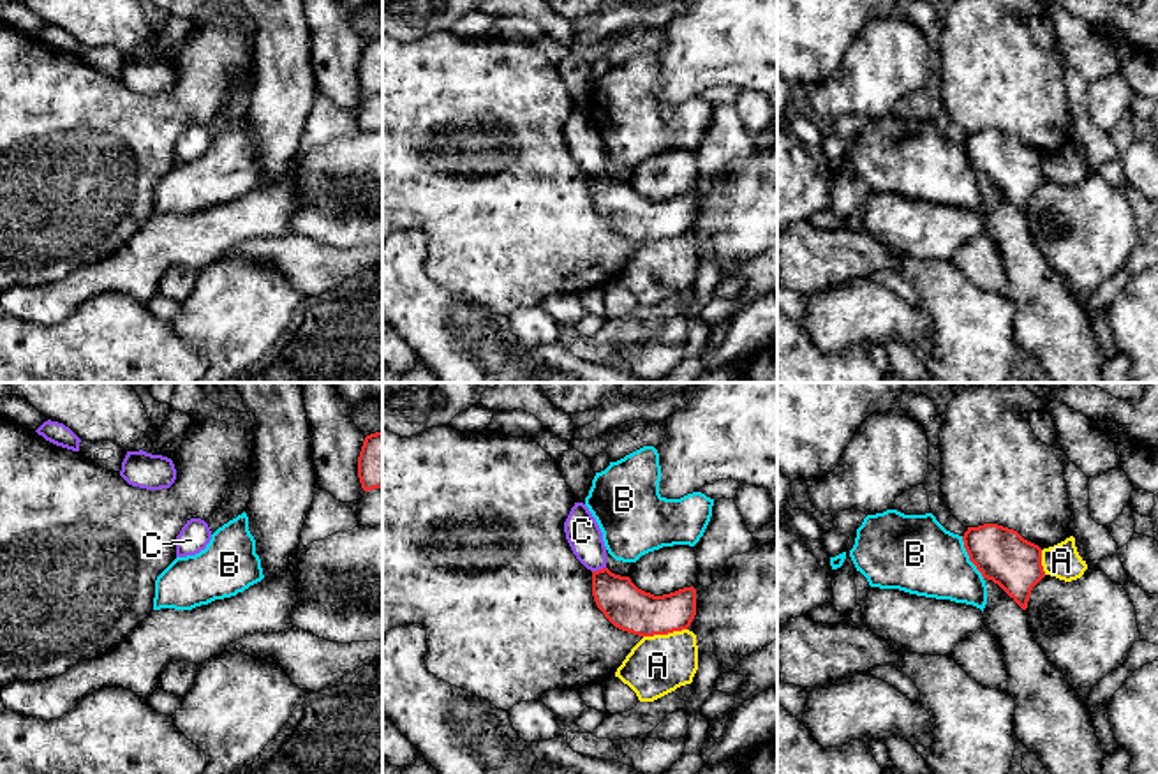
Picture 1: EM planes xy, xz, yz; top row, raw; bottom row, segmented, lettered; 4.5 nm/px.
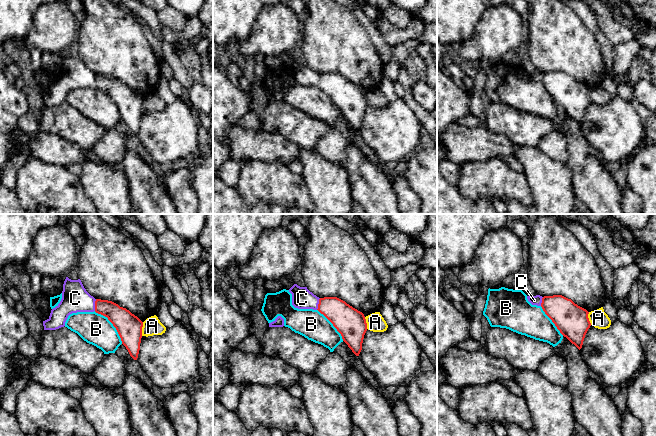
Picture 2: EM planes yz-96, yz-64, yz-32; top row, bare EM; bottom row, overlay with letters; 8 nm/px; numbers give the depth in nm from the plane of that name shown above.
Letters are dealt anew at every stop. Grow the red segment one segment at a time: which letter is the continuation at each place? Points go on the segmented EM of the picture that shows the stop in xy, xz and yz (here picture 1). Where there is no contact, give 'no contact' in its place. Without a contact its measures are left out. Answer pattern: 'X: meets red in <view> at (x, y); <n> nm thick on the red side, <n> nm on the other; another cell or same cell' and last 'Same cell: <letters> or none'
A: meets red in xz at (665, 633); 200 nm thick on the red side, 280 nm on the other; another cell
B: meets red in yz at (970, 558); 240 nm thick on the red side, 360 nm on the other; another cell
C: meets red in xz at (598, 570); 200 nm thick on the red side, 160 nm on the other; same cell
Same cell: C

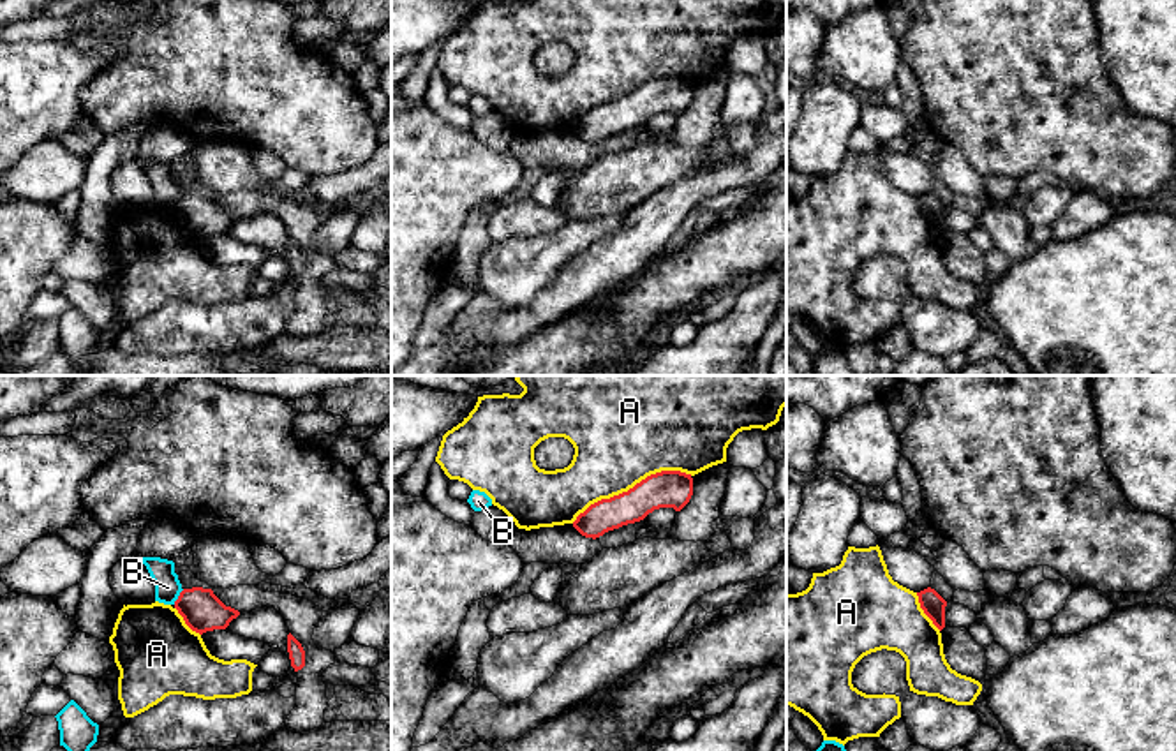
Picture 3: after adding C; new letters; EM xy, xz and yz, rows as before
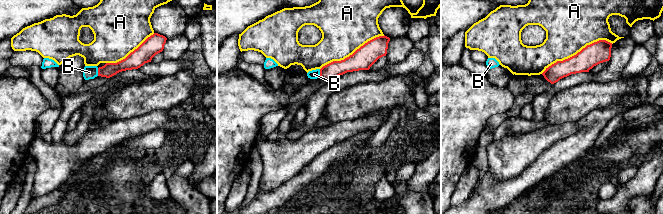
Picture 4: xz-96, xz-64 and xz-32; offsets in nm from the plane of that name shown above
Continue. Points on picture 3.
A: meets red in xz at (633, 487); 180 nm thick on the red side, 460 nm on the other; another cell
B: meets red in xy at (178, 596); 190 nm thick on the red side, 120 nm on the other; another cell
Same cell: none

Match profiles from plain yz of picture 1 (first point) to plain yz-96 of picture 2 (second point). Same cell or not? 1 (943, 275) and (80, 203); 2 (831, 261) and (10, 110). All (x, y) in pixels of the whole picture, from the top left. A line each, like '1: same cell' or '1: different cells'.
1: different cells
2: different cells

